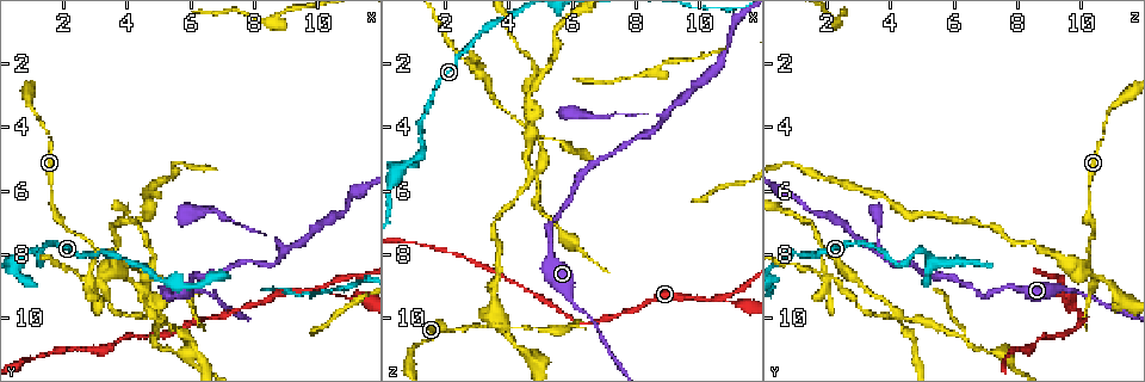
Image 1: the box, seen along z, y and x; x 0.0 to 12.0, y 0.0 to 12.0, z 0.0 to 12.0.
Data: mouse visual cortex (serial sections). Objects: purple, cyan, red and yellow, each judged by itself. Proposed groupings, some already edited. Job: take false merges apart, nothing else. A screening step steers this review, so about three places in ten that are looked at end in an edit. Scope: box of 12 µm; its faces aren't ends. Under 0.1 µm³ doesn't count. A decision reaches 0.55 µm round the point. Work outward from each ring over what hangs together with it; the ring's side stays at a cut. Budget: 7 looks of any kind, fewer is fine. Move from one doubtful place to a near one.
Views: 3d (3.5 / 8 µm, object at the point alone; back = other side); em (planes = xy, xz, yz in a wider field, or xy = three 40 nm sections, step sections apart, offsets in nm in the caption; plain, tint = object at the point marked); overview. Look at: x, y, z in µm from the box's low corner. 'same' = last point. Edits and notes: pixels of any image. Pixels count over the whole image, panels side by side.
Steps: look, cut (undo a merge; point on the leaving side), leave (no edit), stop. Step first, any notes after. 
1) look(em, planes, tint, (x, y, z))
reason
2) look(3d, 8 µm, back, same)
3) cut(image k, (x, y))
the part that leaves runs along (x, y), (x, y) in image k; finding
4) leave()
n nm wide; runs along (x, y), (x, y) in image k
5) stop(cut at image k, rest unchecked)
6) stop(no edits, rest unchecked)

look(3d, 3.5 µm, (1.3, 8.3, 4.4))
abrupt turn

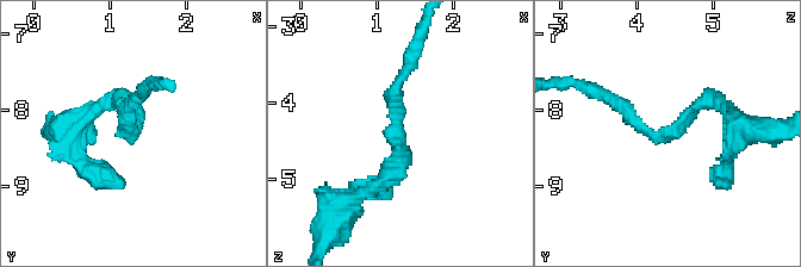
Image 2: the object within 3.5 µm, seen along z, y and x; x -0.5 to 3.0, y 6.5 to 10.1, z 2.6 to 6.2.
look(em, xy, step 2, plain, (1.20, 8.30, 4.25))
now the EM

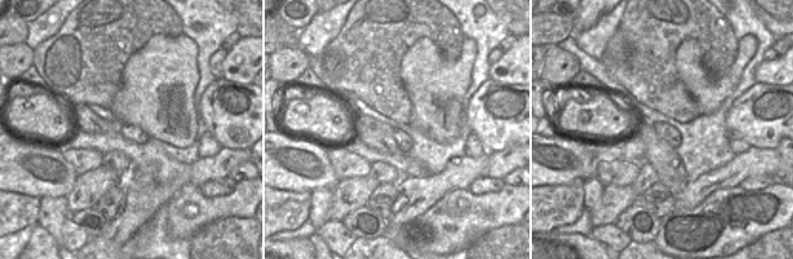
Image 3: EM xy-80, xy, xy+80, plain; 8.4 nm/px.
look(em, xy, step 2, tint, same)

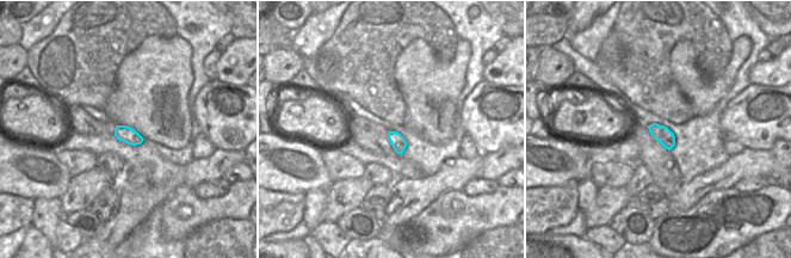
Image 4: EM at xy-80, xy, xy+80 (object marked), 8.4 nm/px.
leave()
runs along (409, 64), (395, 86), (398, 156), (376, 186) in image 2; one cell here

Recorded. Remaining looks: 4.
look(3d, 3.5 µm, (10.3, 9.0, 9.4))
small branch off a trunk

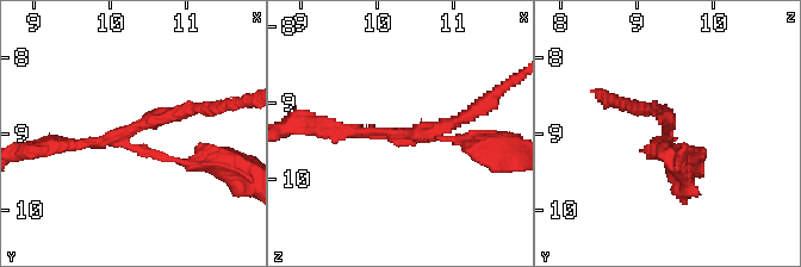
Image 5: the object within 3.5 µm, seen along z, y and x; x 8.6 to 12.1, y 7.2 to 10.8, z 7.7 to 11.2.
look(em, xy, step 3, tint, (10.20, 9.00, 9.40))

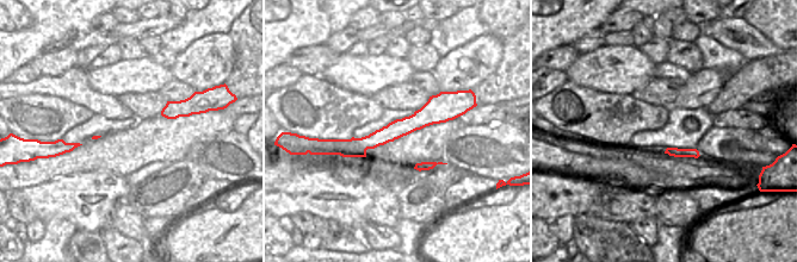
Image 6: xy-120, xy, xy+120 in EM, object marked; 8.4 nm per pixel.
cut(image 5, (185, 162))
the part that leaves runs along (132, 144), (187, 162), (221, 159), (242, 169) in image 5; a second cell is stuck on

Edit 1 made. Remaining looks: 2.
stop(cut at image 5, rest unchecked)

